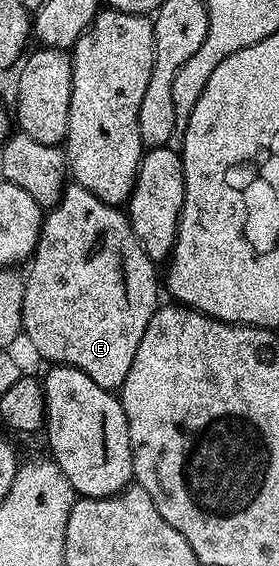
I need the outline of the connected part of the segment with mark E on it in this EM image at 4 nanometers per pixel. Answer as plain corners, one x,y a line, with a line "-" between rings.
67,182
65,189
62,190
61,201
45,212
42,232
38,238
38,248
34,251
29,267
30,275
28,271
25,276
26,288
24,289
24,309
22,310
24,339
34,346
34,351
40,358
47,359
47,364
75,367
80,369
80,373
88,373
88,377
92,377
92,381
96,381
96,385
100,385
104,390
117,392
124,385
124,377
128,377
128,369
132,369
132,360
136,357
136,348
140,345
140,337
144,337
144,329
148,329
148,321
152,321
155,311
160,306
160,300
158,300
160,275
159,272
158,275
154,272
155,260
150,259
148,253
144,253
144,249
140,249
140,241
136,241
136,237
132,233
129,214
125,210
100,201
100,197
96,197
96,193
88,193
88,189
84,189
78,183

